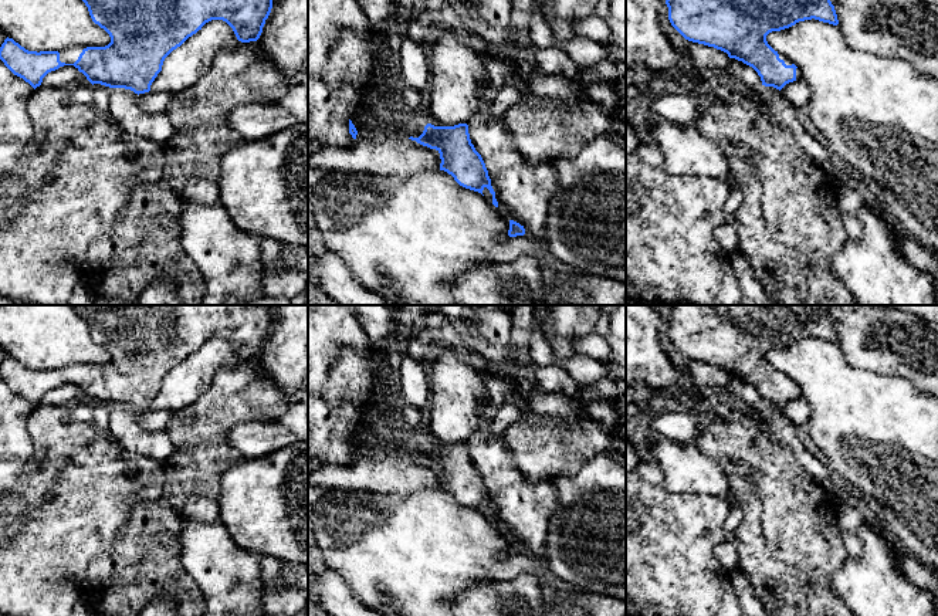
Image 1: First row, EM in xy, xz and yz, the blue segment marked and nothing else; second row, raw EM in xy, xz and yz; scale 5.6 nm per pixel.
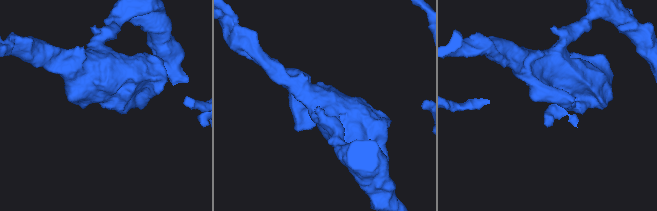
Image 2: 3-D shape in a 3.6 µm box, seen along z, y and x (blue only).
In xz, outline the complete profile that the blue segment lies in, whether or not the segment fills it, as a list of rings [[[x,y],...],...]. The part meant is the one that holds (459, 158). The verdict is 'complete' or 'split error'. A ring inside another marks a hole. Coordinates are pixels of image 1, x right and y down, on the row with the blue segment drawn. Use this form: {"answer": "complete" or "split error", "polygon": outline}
{"answer": "complete", "polygon": [[[427,123],[419,138],[410,136],[409,139],[436,149],[441,159],[440,170],[451,175],[460,186],[481,194],[487,187],[492,194],[492,204],[498,207],[488,170],[481,155],[471,143],[467,123],[454,126],[434,126]]]}

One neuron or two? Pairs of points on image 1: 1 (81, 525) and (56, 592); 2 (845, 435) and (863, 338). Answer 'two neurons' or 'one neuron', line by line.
1: one neuron
2: two neurons

